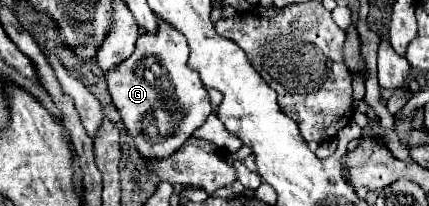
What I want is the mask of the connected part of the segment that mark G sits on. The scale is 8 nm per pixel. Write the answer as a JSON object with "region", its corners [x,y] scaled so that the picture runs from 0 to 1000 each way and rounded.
{"region":[[[375,107],[361,165],[338,165],[319,184],[315,252],[291,301],[282,301],[277,320],[268,320],[268,340],[254,340],[245,359],[263,505],[277,524],[282,583],[296,612],[301,650],[310,660],[315,709],[333,767],[389,767],[403,738],[413,738],[497,534],[487,495],[487,456],[464,359],[455,359],[455,340],[436,320],[436,272],[441,272],[436,194],[413,146]]]}

